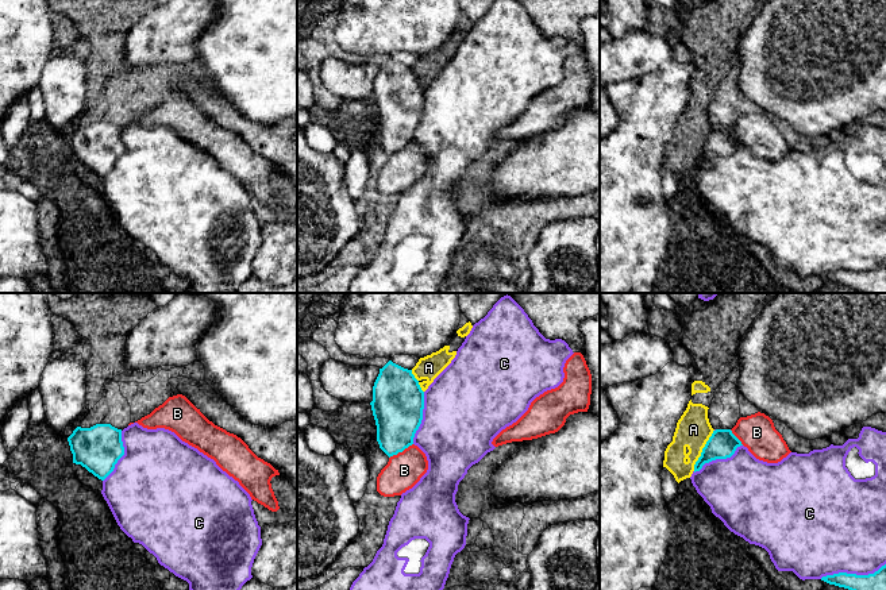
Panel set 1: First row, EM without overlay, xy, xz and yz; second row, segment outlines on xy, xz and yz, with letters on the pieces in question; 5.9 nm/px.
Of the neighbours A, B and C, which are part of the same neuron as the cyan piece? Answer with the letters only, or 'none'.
none

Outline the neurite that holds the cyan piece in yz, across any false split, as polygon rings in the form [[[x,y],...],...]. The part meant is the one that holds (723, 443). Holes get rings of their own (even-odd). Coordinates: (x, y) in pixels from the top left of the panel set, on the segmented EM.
[[[716,429],[702,448],[701,456],[694,464],[694,473],[700,471],[705,463],[716,459],[731,458],[736,448],[743,446],[731,429]]]

